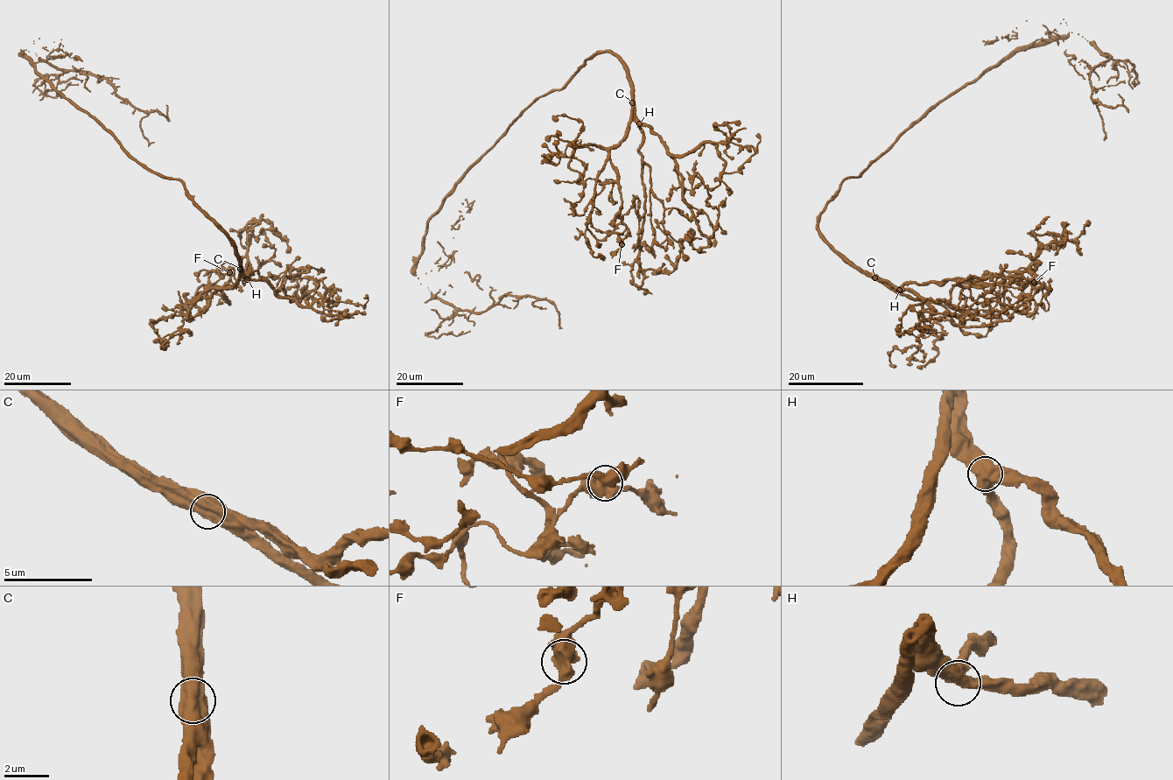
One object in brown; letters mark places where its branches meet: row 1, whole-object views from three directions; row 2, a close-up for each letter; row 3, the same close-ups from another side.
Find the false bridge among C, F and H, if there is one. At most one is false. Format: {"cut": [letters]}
{"cut": []}

